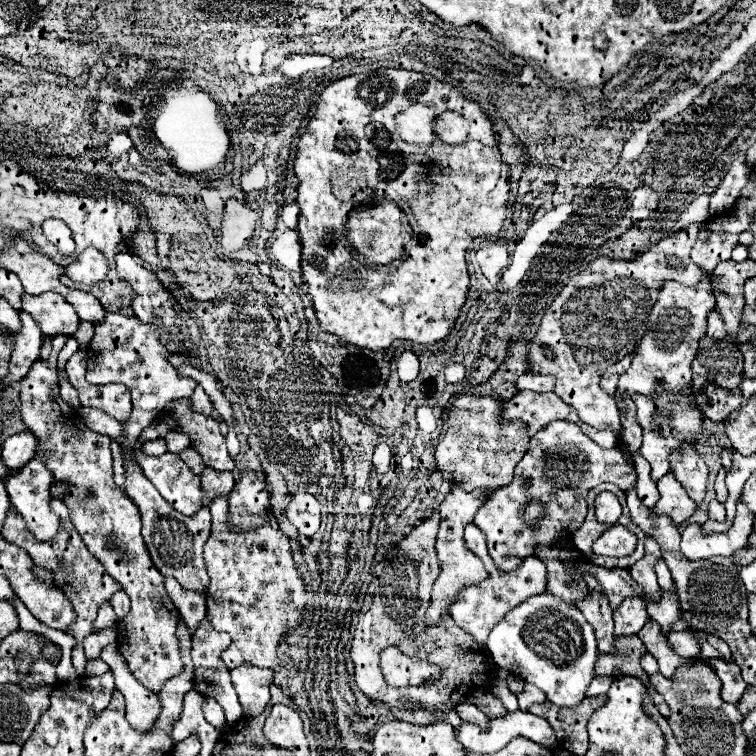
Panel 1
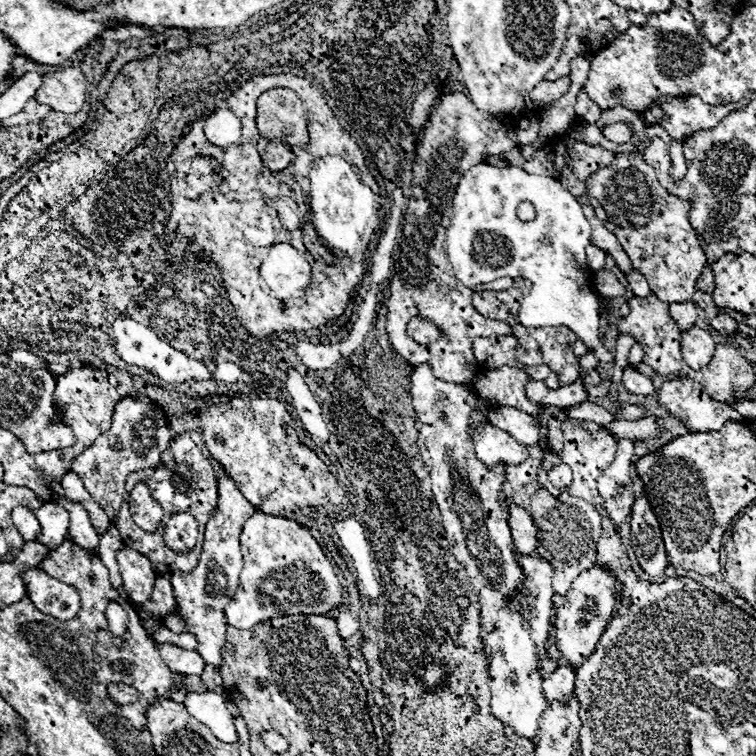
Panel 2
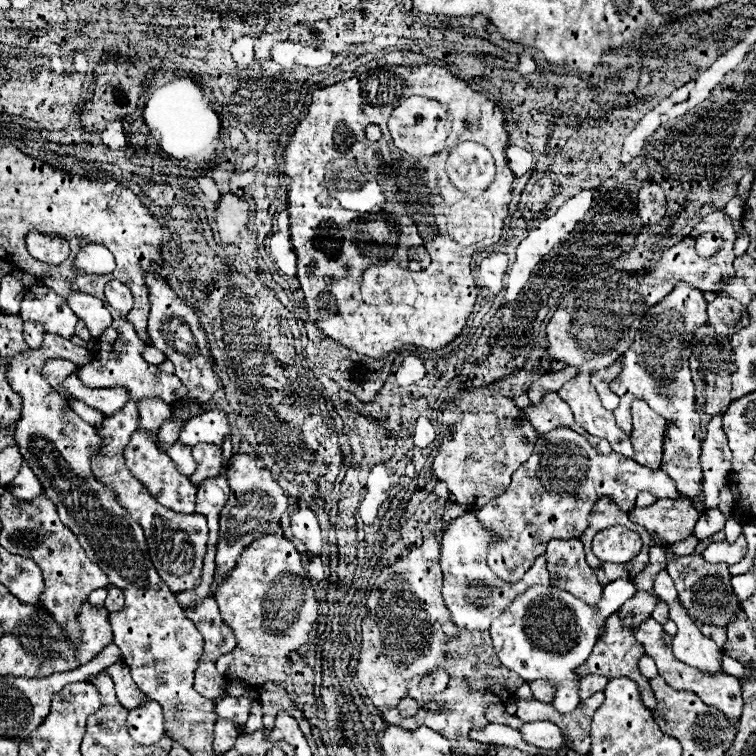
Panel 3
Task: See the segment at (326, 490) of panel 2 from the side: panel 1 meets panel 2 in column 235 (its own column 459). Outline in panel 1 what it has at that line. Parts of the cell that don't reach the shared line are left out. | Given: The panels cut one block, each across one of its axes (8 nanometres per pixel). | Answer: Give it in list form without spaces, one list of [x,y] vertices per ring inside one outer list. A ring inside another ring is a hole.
[[[462,396],[446,420],[446,434],[436,446],[436,466],[452,482],[462,482],[464,490],[502,488],[512,480],[514,466],[528,450],[528,430],[522,422],[498,424],[502,402],[488,396]]]

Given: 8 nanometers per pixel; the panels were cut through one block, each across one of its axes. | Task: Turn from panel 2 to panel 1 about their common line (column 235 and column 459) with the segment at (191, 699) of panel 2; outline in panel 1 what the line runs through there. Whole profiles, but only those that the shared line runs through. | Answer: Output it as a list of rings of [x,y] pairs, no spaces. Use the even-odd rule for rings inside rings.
[[[516,710],[516,712],[506,712],[506,714],[500,716],[500,718],[488,718],[488,728],[486,728],[486,730],[480,730],[480,726],[462,720],[462,724],[460,724],[458,732],[454,732],[454,736],[456,736],[456,740],[458,740],[464,748],[468,748],[468,750],[472,750],[472,752],[478,752],[478,754],[492,754],[492,752],[504,748],[504,746],[506,746],[512,738],[516,738],[516,736],[530,738],[532,742],[536,742],[536,744],[540,744],[540,746],[546,746],[546,748],[552,748],[552,746],[556,744],[554,730],[550,728],[550,724],[548,724],[544,718],[538,718],[538,716],[534,716],[534,714],[520,712],[520,710]]]

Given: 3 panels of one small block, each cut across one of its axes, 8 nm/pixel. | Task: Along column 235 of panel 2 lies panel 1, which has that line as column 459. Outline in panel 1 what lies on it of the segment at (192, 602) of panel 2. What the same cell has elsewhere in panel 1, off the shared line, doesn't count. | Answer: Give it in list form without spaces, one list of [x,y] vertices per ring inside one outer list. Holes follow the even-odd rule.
[[[454,484],[438,508],[440,510],[440,532],[438,532],[438,540],[436,540],[436,552],[438,552],[442,570],[440,570],[438,580],[432,586],[432,600],[426,610],[426,618],[424,618],[426,626],[436,626],[444,614],[450,614],[450,606],[460,590],[464,590],[470,584],[484,582],[484,578],[488,578],[488,570],[484,568],[482,560],[476,558],[476,554],[472,554],[466,548],[464,526],[468,526],[472,522],[476,510],[486,502],[486,498],[490,494],[494,494],[494,490],[490,490],[490,488],[478,488],[472,492],[464,492],[462,484]]]

